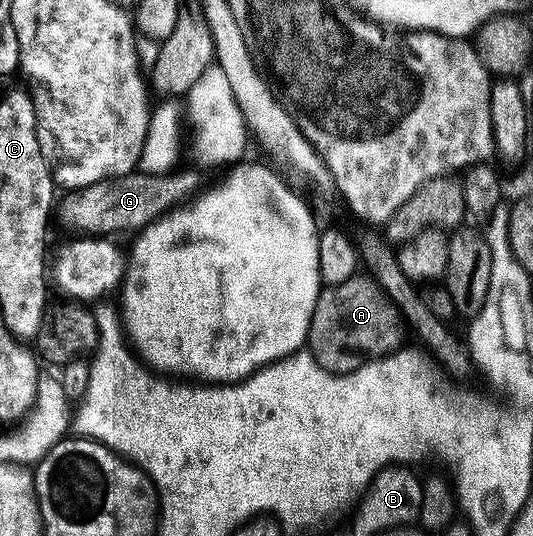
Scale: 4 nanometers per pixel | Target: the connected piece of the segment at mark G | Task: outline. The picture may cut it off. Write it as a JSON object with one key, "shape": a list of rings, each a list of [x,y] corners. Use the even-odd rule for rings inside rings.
{"shape":[[[134,170],[124,176],[114,176],[111,180],[100,180],[86,188],[66,191],[62,195],[65,197],[62,200],[60,197],[56,205],[56,219],[61,219],[61,224],[67,231],[77,232],[73,234],[84,234],[89,238],[105,238],[113,234],[109,232],[125,232],[128,228],[140,230],[145,225],[158,220],[178,202],[184,201],[190,195],[188,192],[196,186],[195,173],[176,172],[166,175],[149,175],[143,171]]]}

